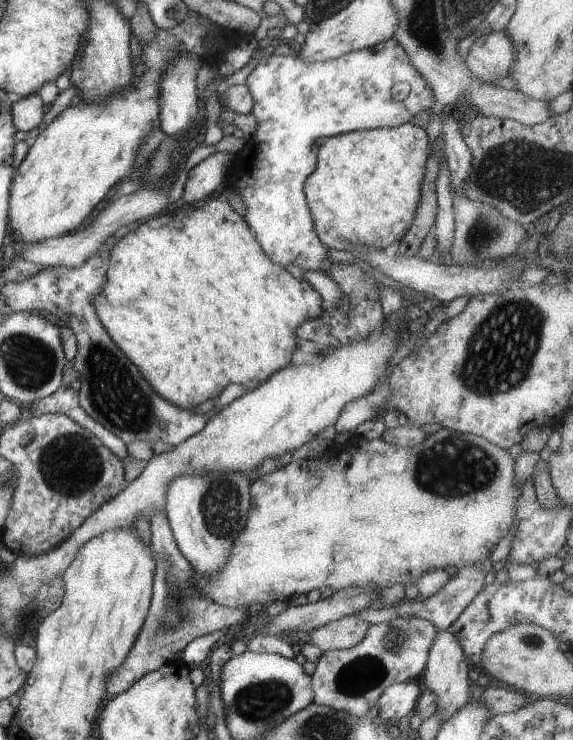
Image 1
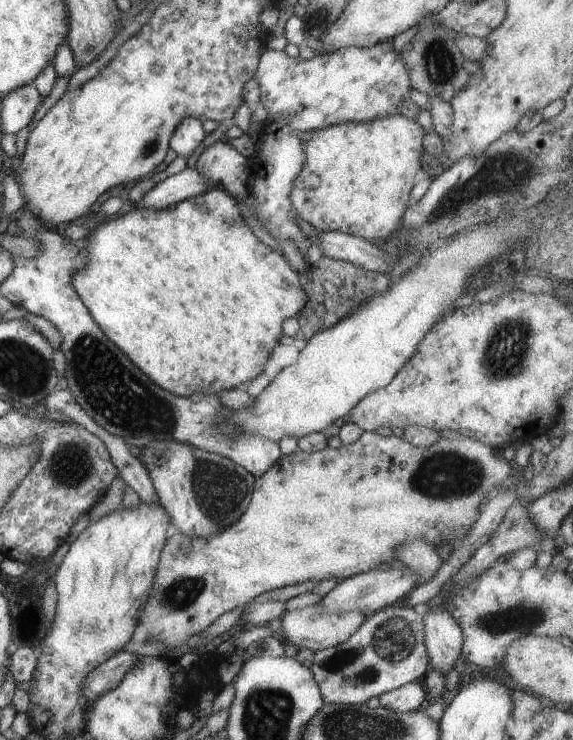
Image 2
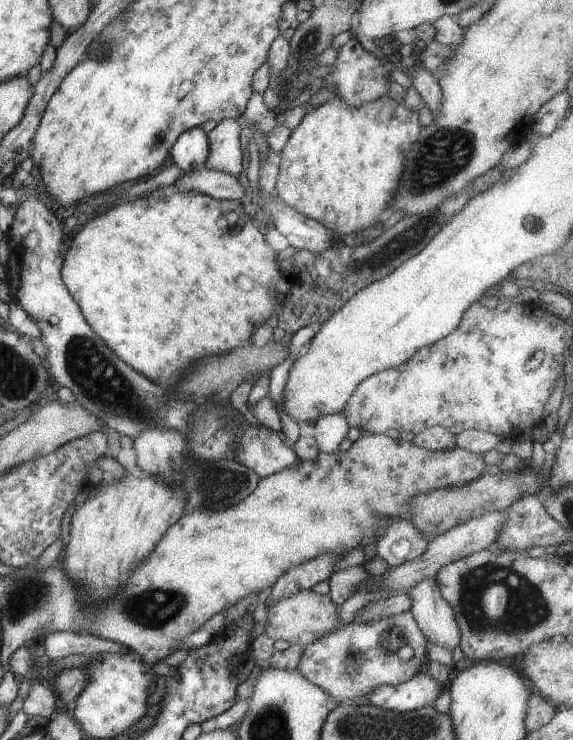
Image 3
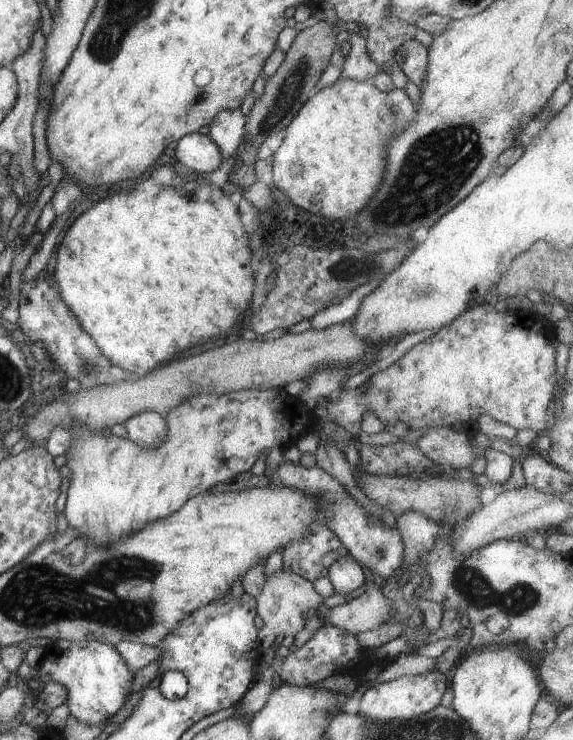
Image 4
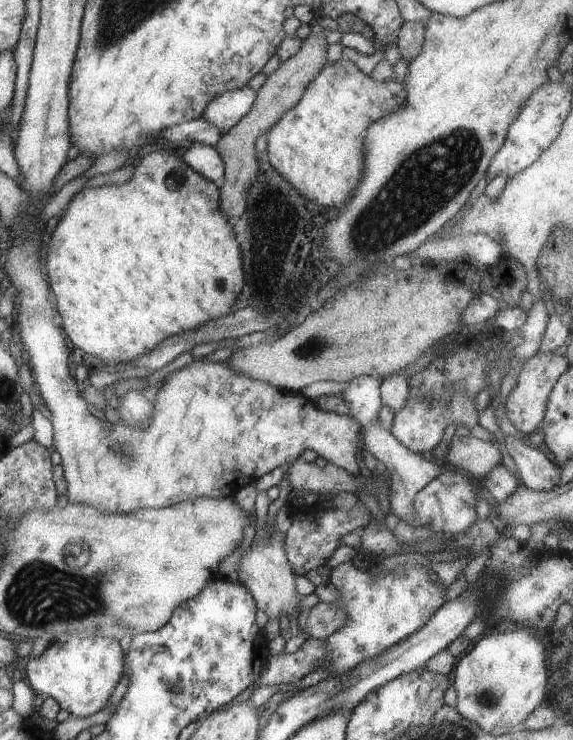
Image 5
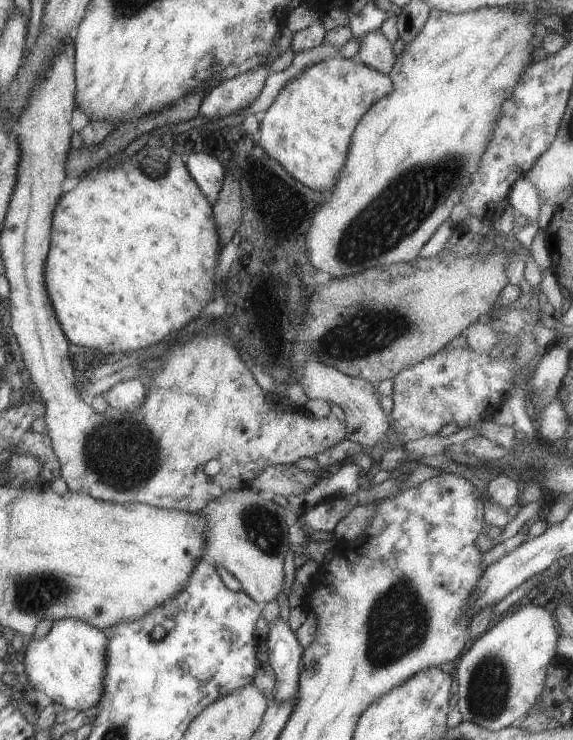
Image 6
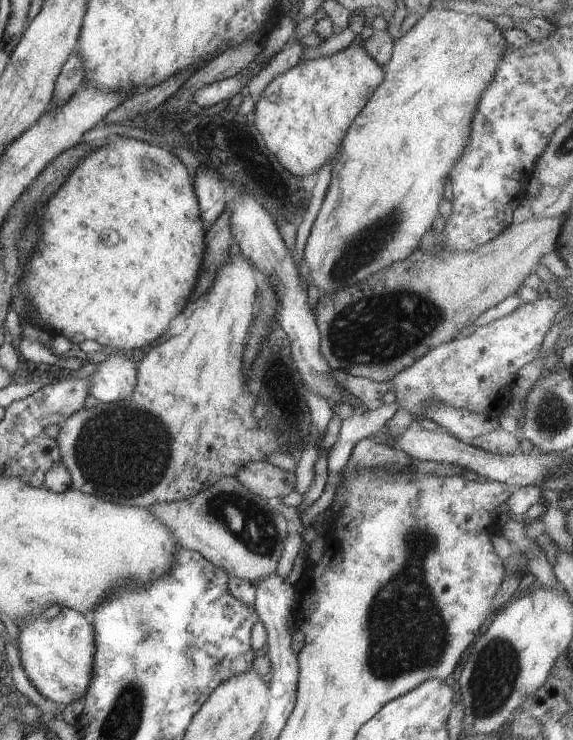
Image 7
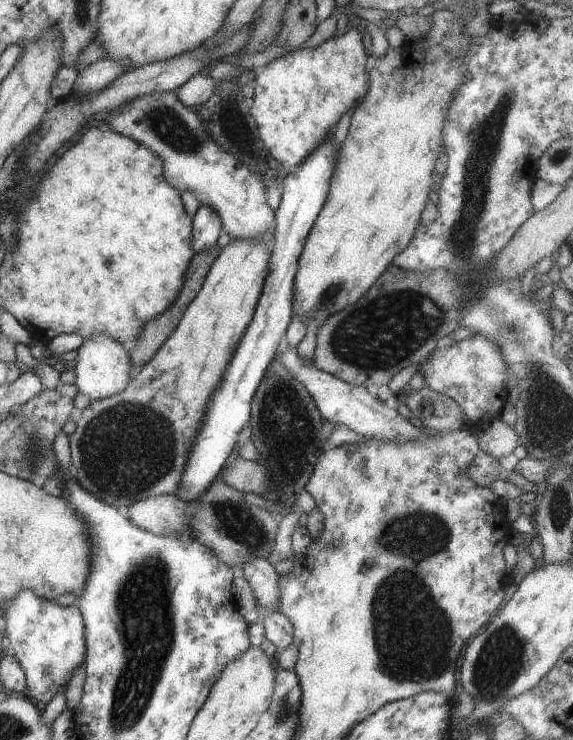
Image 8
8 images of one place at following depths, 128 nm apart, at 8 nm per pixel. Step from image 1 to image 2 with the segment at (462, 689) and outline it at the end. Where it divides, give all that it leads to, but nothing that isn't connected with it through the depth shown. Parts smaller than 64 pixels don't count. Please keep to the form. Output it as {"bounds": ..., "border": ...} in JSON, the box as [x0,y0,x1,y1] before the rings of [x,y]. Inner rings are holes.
{"bounds":[423,607,463,673],"border":[[[428,607],[423,613],[423,628],[425,633],[425,648],[429,657],[430,669],[442,673],[454,667],[456,659],[462,654],[463,633],[458,622],[447,612],[445,607]]]}

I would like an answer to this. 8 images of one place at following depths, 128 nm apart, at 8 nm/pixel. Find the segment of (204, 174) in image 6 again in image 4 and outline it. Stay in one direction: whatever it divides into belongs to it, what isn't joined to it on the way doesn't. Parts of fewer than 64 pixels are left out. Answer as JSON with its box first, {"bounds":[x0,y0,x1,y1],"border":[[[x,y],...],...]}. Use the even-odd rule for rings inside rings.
{"bounds":[176,133,225,174],"border":[[[191,133],[178,142],[176,160],[190,170],[206,174],[217,171],[225,159],[220,148],[208,136]]]}

